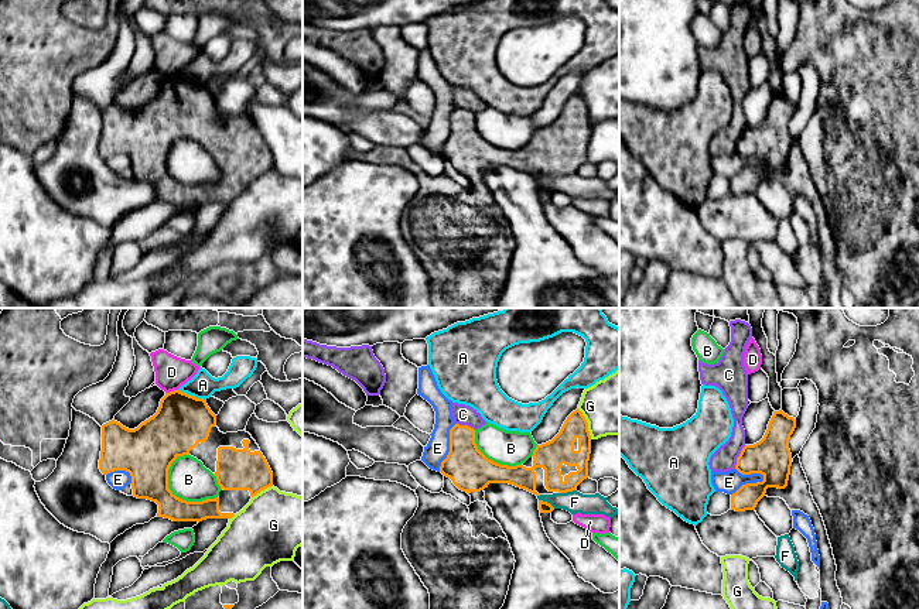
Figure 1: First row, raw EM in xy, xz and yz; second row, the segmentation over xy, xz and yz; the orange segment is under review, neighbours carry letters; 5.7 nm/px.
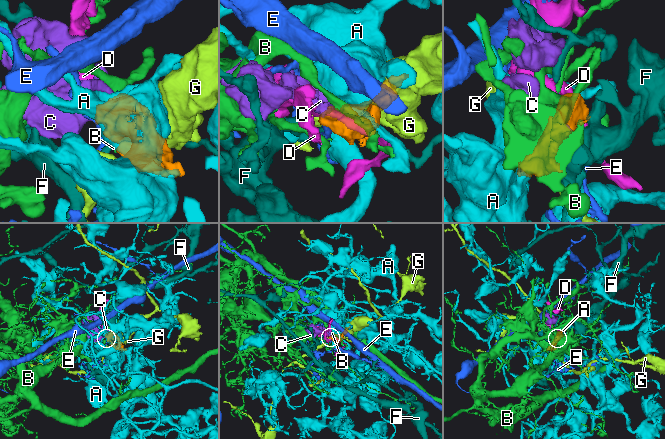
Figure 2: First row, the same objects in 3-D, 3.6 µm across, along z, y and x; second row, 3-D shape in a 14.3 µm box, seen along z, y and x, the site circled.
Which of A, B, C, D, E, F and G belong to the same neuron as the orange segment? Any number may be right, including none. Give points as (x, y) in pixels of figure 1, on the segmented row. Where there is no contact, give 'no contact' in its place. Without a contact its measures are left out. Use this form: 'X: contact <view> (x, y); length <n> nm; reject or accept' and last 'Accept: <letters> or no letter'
A: contact xy (192, 396); length 170 nm; reject
B: contact xy (176, 496); length 340 nm; reject
C: contact yz (738, 457); length 150 nm; accept
D: contact xy (171, 392); length 80 nm; reject
E: contact yz (748, 483); length 220 nm; reject
F: contact xz (566, 492); length 100 nm; reject
G: contact xz (587, 424); length 190 nm; reject
Accept: C

